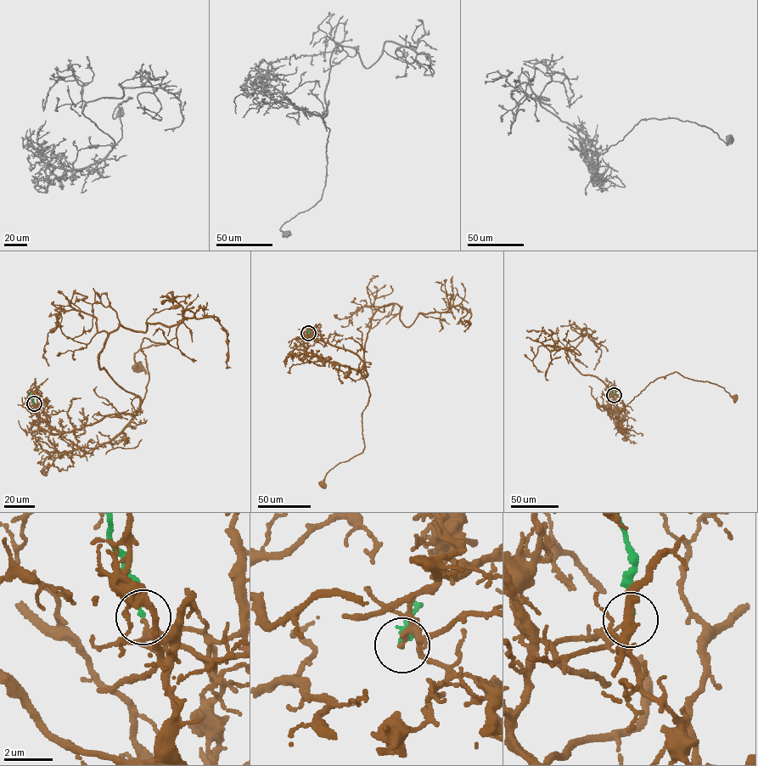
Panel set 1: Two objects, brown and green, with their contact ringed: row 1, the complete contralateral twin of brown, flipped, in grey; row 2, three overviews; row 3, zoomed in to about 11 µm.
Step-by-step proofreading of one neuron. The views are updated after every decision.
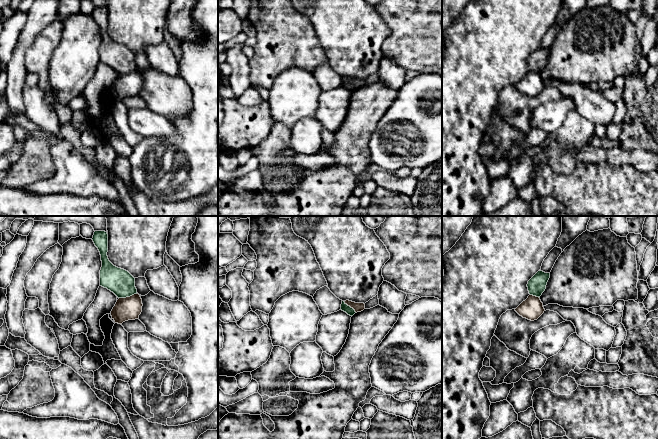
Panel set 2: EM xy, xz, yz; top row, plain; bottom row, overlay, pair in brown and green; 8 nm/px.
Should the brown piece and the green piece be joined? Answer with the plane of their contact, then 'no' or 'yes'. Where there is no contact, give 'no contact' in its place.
xy | no

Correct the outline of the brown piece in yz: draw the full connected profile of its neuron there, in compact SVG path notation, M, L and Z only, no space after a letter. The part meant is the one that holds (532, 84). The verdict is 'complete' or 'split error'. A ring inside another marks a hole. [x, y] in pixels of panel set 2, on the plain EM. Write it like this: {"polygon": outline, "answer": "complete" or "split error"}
{"polygon": "M529 71L515 87L523 94L534 97L544 89L545 85L539 73Z", "answer": "complete"}

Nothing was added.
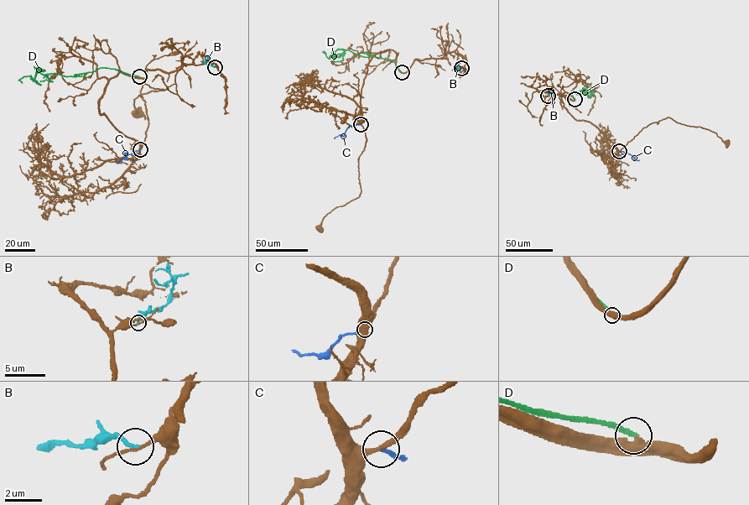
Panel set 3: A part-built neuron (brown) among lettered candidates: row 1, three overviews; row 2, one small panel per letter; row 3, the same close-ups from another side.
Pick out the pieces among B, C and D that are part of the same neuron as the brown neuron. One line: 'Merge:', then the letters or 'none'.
Merge: none

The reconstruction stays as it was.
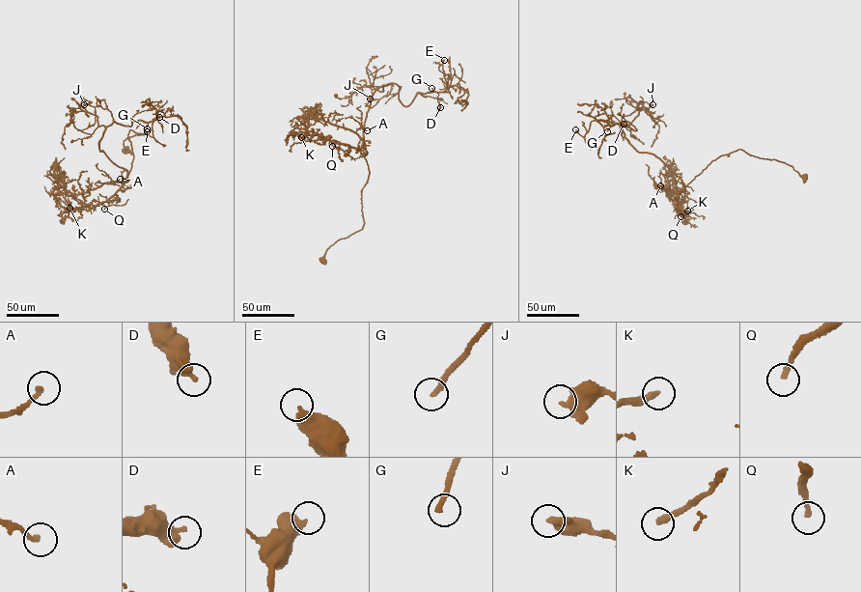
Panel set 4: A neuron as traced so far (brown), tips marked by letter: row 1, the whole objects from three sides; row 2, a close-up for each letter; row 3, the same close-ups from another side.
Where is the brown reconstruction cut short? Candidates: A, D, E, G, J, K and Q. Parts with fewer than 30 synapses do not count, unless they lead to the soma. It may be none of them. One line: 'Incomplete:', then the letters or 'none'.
Incomplete: G, K

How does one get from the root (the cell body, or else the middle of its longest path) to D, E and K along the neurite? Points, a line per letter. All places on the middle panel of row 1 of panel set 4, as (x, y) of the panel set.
D: (322, 260), (364, 224), (364, 128), (374, 91), (394, 83), (407, 106), (417, 93), (436, 92), (440, 107)
E: (322, 260), (364, 224), (373, 93), (394, 83), (407, 106), (418, 92), (444, 91), (444, 60)
K: (322, 260), (331, 245), (362, 228), (361, 192), (370, 173), (365, 158), (356, 149), (311, 131), (301, 137)

